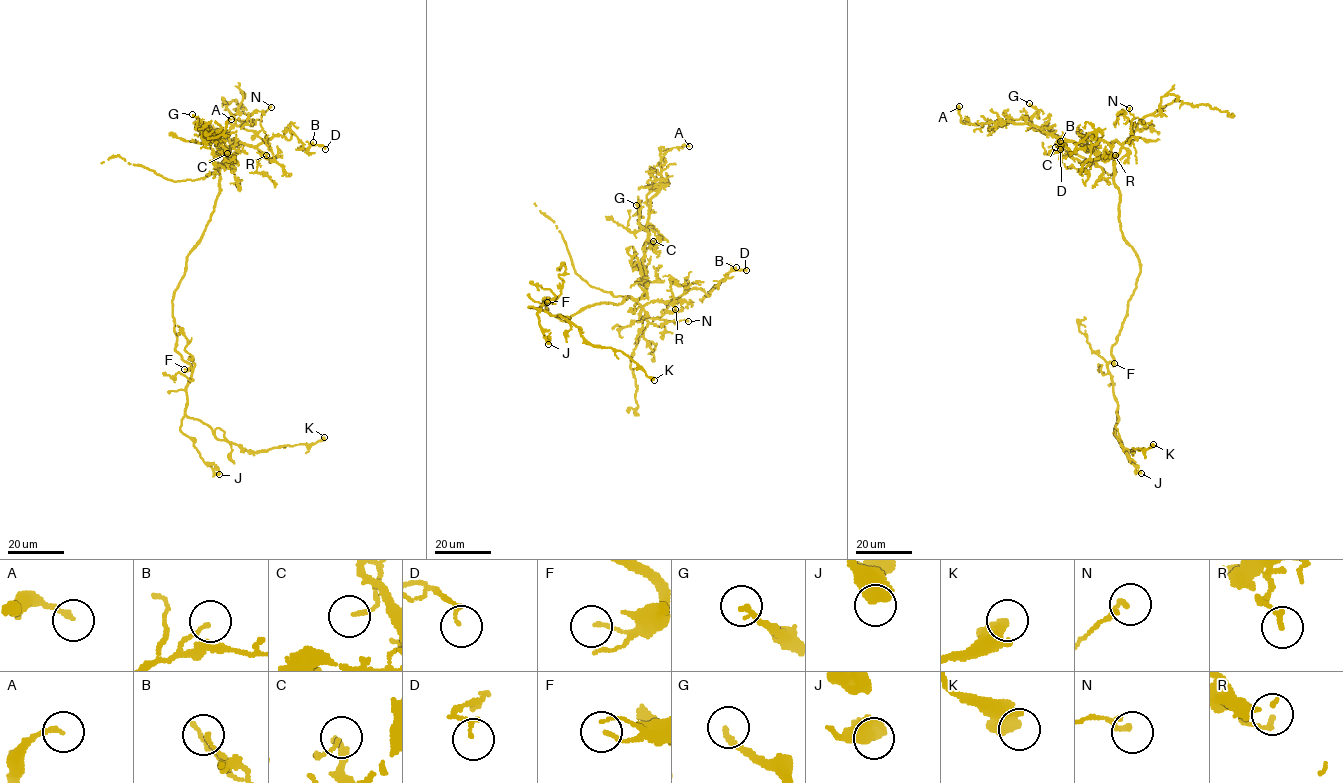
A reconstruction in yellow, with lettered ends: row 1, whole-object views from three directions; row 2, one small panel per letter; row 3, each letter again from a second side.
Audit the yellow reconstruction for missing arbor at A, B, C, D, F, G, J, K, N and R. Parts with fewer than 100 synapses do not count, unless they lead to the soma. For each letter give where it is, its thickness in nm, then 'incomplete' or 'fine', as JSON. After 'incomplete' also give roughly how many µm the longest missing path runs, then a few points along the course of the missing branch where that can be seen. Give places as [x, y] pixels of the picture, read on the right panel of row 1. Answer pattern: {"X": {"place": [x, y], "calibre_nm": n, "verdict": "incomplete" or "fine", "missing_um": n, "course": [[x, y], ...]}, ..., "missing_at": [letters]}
{"A": {"place": [959, 106], "calibre_nm": 190, "verdict": "fine"}, "B": {"place": [1060, 141], "calibre_nm": 100, "verdict": "fine"}, "C": {"place": [1055, 147], "calibre_nm": 110, "verdict": "fine"}, "D": {"place": [1060, 149], "calibre_nm": 140, "verdict": "fine"}, "F": {"place": [1114, 363], "calibre_nm": 120, "verdict": "fine"}, "G": {"place": [1029, 103], "calibre_nm": 190, "verdict": "fine"}, "J": {"place": [1141, 473], "calibre_nm": 700, "verdict": "fine"}, "K": {"place": [1153, 444], "calibre_nm": 480, "verdict": "fine"}, "N": {"place": [1129, 108], "calibre_nm": 170, "verdict": "fine"}, "R": {"place": [1115, 155], "calibre_nm": 160, "verdict": "fine"}, "missing_at": []}

